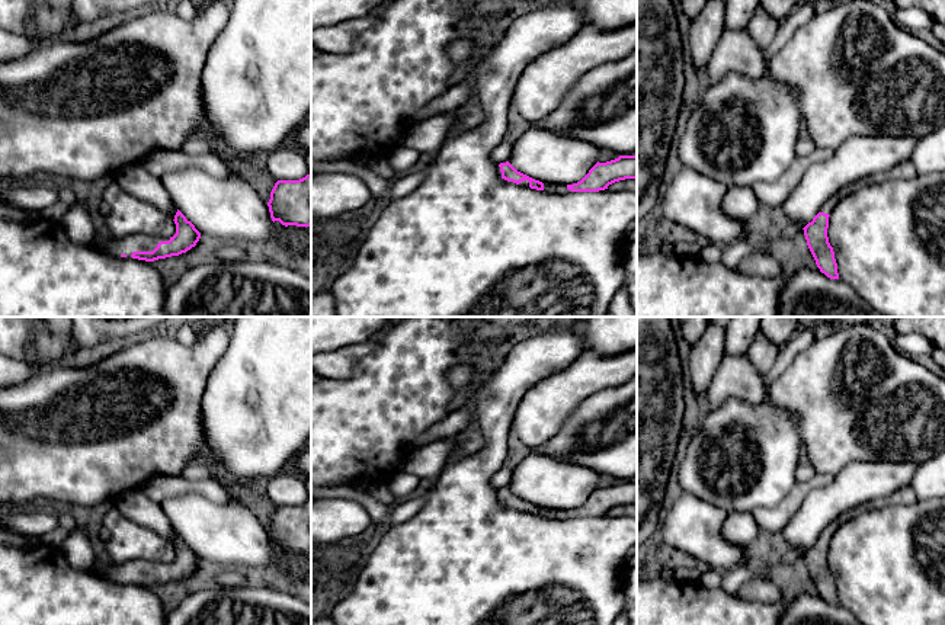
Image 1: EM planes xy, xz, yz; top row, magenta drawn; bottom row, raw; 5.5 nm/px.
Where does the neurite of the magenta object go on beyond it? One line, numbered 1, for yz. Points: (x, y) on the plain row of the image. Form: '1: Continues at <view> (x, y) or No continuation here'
1: Continues at yz (832, 528)

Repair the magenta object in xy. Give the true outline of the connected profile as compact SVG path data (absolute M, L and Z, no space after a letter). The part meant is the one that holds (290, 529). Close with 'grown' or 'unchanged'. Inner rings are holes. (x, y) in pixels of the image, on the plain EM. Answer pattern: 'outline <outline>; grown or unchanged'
outline M311 500L299 506L278 506L268 528L272 547L282 551L311 551Z; unchanged

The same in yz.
outline M853 510L840 515L821 532L820 538L813 544L813 547L803 554L807 571L816 586L817 593L830 605L839 605L839 599L835 577L827 562L829 539L833 536L837 528L853 515Z; grown

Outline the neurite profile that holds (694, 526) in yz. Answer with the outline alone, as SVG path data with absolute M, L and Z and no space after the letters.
M682 493L663 525L663 541L692 557L698 565L718 571L746 561L749 551L733 545L723 535L728 513L699 497Z

